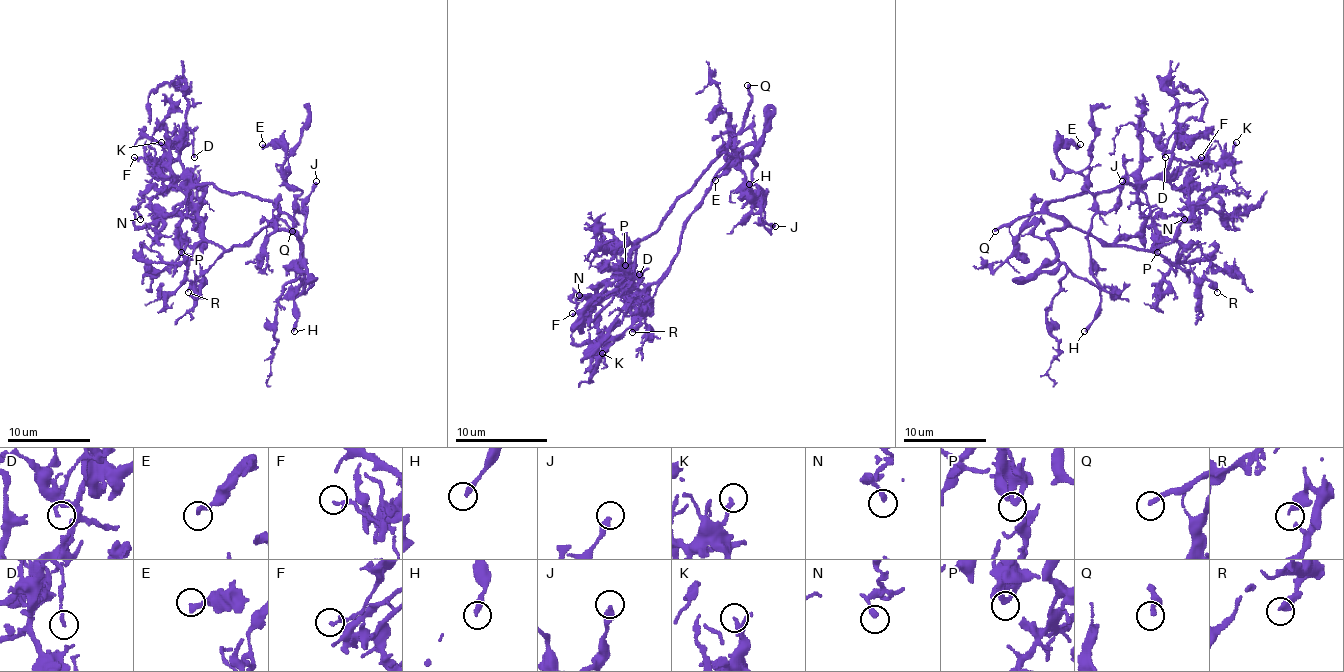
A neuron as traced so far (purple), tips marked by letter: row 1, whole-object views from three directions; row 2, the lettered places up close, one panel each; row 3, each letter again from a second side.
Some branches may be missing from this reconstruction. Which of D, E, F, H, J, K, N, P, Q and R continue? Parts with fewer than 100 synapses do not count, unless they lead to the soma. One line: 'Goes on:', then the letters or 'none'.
Goes on: Q

